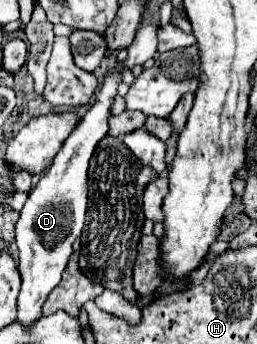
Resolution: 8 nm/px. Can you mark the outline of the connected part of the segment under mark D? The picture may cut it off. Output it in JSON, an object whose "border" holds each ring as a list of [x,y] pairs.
{"border":[[[142,17],[144,25],[138,27],[132,45],[128,47],[128,57],[122,61],[120,69],[112,67],[100,85],[94,105],[86,111],[80,119],[78,127],[70,133],[64,141],[62,149],[54,157],[48,171],[42,173],[38,185],[30,191],[24,209],[20,211],[20,219],[16,223],[16,245],[20,249],[20,277],[22,289],[18,297],[18,323],[28,327],[30,323],[40,319],[42,303],[46,301],[48,293],[60,283],[62,271],[68,265],[72,255],[72,243],[80,237],[84,221],[86,221],[86,205],[88,205],[88,161],[102,137],[108,133],[108,119],[114,97],[118,95],[118,85],[122,81],[122,73],[126,69],[134,69],[136,65],[146,63],[156,53],[156,31],[158,25],[150,21],[150,17]]]}

